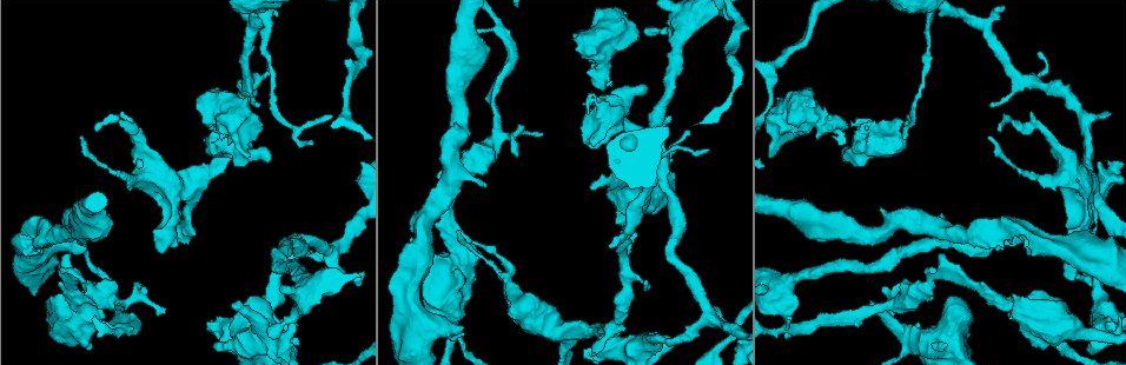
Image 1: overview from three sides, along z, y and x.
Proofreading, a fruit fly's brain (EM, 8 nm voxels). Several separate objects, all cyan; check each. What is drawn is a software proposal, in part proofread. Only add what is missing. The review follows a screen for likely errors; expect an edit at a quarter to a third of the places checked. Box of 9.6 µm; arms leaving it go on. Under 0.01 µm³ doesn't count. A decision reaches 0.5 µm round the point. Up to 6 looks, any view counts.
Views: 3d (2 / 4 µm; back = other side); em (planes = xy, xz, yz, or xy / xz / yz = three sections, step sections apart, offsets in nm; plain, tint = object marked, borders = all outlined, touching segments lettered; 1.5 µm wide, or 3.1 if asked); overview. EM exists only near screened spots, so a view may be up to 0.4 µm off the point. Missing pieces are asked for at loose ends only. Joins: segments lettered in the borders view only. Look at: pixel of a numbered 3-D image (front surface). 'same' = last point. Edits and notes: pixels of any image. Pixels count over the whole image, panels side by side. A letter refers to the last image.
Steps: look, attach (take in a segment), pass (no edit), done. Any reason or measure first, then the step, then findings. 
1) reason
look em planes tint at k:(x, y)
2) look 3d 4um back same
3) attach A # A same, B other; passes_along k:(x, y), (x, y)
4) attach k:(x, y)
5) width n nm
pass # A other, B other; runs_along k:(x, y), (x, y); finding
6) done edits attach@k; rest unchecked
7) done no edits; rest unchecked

end of a long branch
look 3d 4um at 1:(81, 136)

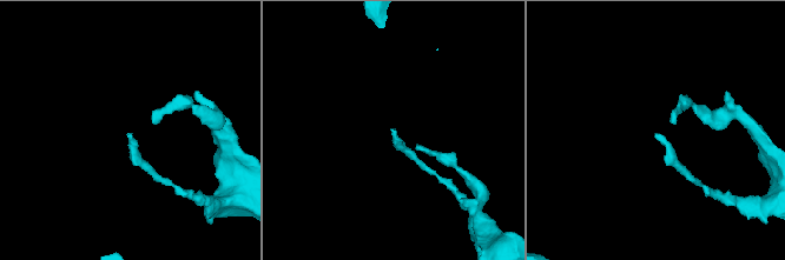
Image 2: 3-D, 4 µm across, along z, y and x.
need the tissue
look em planes borders at 2:(393, 130)

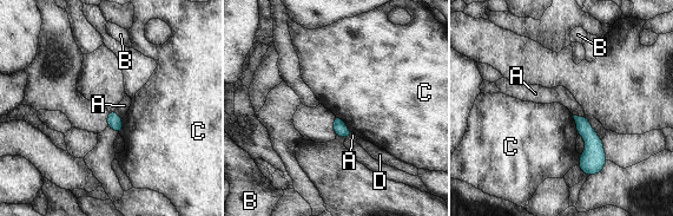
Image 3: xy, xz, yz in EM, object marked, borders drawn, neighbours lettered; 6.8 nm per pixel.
pass # A other, B other, C other, D other; border 3:(573, 115), (584, 116); none of them fits

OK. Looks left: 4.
an open end
look 3d 4um at 1:(928, 271)

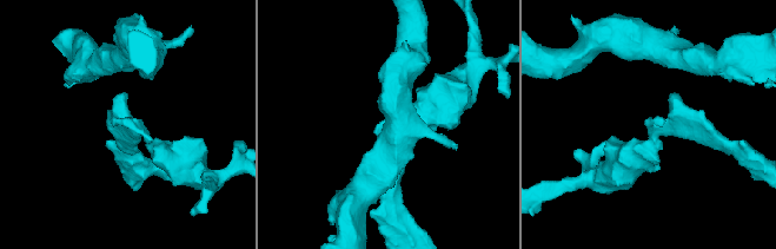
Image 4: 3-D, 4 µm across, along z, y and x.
need the tissue
look em planes plain at 4:(126, 120)

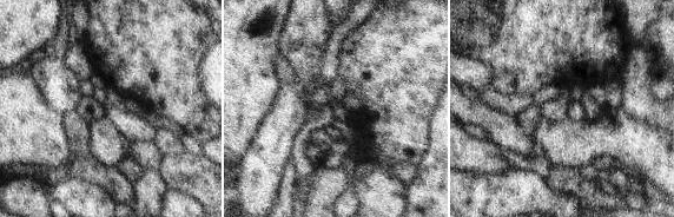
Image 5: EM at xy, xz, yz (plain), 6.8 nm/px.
look em planes borders same

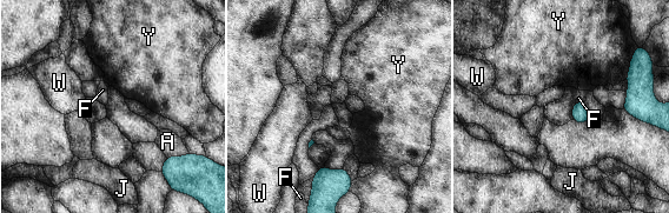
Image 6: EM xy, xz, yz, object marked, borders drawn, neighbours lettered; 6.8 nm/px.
pass # A other, F other, J other, W other, Y other; border 6:(318, 170), (311, 178); no lettered segment goes on from it

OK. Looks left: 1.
done no edits; rest unchecked

